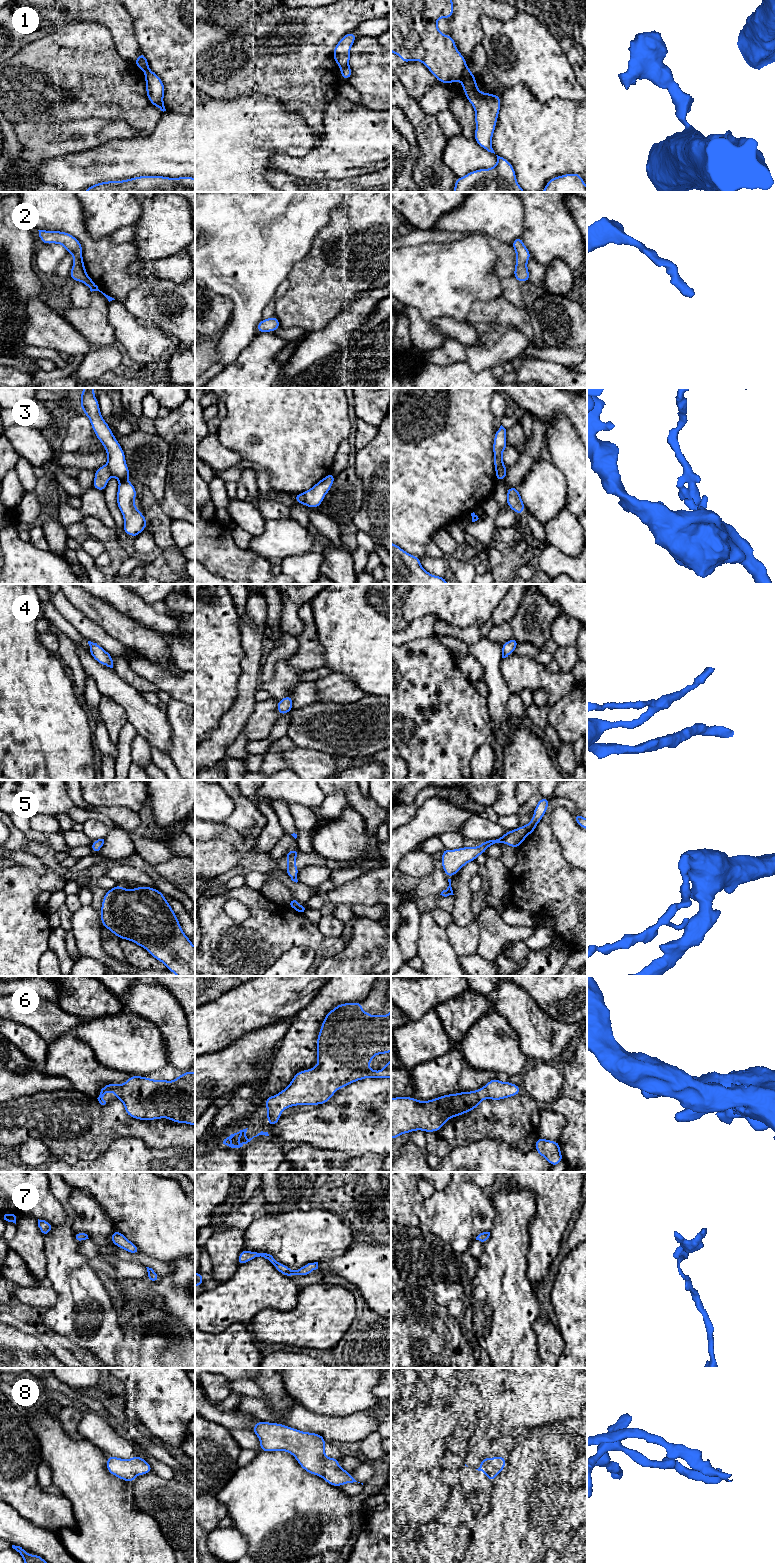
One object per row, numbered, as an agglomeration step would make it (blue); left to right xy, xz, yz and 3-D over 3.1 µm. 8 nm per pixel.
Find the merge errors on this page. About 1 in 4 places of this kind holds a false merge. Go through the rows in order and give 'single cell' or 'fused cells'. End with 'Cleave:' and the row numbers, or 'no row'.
1: fused cells
2: single cell
3: fused cells
4: single cell
5: single cell
6: single cell
7: single cell
8: single cell
Cleave: 1, 3

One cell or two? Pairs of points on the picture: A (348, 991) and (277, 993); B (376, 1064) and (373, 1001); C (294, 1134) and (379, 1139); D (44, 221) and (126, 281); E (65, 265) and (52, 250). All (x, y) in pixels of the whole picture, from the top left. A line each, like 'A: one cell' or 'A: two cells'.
A: two cells
B: one cell
C: one cell
D: one cell
E: two cells

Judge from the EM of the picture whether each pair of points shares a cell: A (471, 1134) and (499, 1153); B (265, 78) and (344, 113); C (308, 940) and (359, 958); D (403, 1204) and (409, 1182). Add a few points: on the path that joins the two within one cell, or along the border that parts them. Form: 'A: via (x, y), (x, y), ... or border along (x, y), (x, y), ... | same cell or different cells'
A: border along (503, 1141), (480, 1139), (457, 1146) | different cells
B: border along (337, 94), (326, 105), (323, 113), (323, 128) | different cells
C: border along (346, 944), (341, 951), (320, 963) | different cells
D: via (403, 1199), (404, 1187) | same cell

